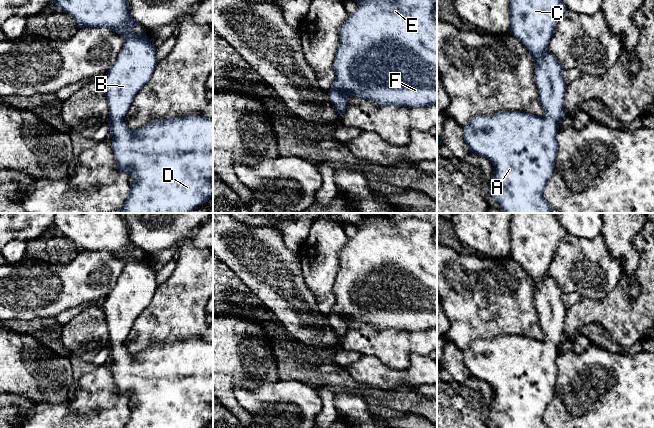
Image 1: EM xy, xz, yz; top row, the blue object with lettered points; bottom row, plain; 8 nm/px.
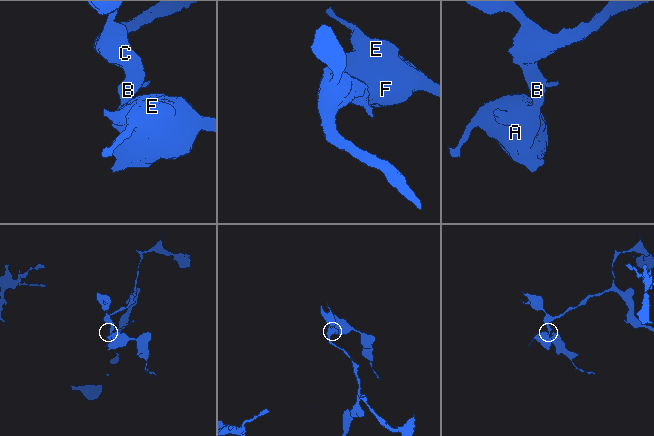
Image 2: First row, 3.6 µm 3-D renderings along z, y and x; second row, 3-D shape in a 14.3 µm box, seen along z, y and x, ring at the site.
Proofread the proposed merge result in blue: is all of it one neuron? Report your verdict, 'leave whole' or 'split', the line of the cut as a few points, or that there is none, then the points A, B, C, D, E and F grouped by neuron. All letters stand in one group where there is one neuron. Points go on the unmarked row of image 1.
leave whole | no cut | A B C D E F

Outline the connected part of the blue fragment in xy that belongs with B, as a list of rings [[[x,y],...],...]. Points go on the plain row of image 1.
[[[55,213],[53,227],[62,232],[71,241],[73,241],[77,246],[79,252],[105,251],[114,254],[124,262],[124,268],[116,286],[107,295],[102,304],[102,308],[105,312],[106,324],[109,330],[110,343],[108,347],[110,350],[110,357],[113,360],[112,373],[115,384],[117,386],[117,393],[119,396],[127,395],[129,397],[129,401],[133,401],[135,403],[135,406],[130,408],[130,417],[124,428],[204,428],[205,426],[207,426],[211,421],[213,421],[213,343],[210,343],[205,339],[186,338],[168,343],[152,343],[142,351],[135,354],[130,353],[123,344],[137,316],[150,304],[158,285],[156,283],[155,271],[152,269],[151,264],[147,261],[146,254],[142,251],[142,256],[139,259],[135,258],[132,255],[132,253],[137,249],[137,247],[130,240],[129,230],[126,227],[126,223],[120,216],[120,214],[119,213]]]

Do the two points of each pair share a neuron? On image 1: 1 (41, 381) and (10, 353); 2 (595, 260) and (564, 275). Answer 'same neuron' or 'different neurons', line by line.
1: same neuron
2: same neuron

